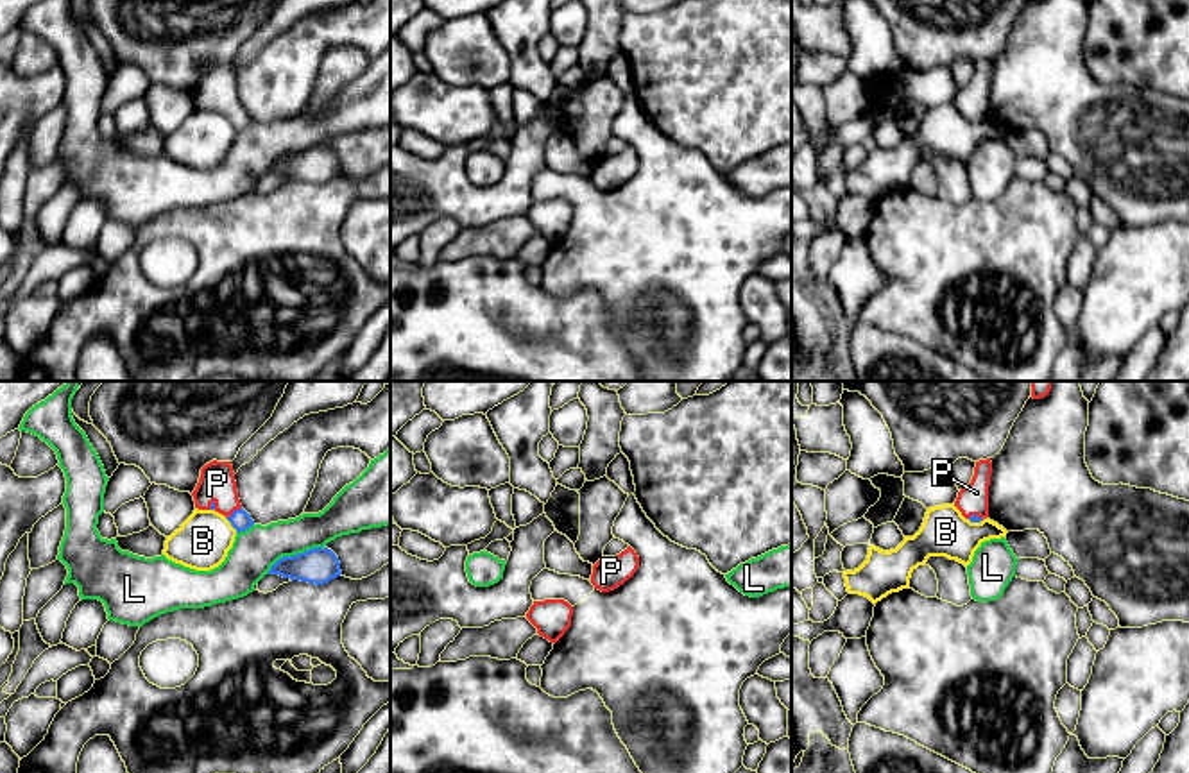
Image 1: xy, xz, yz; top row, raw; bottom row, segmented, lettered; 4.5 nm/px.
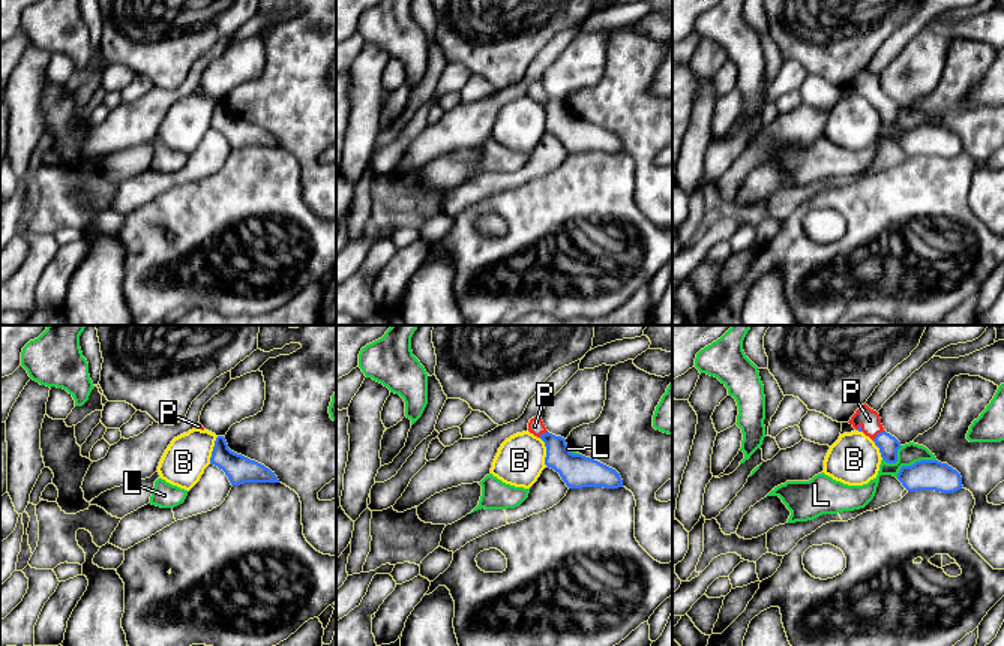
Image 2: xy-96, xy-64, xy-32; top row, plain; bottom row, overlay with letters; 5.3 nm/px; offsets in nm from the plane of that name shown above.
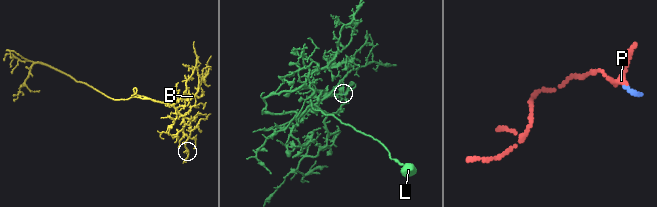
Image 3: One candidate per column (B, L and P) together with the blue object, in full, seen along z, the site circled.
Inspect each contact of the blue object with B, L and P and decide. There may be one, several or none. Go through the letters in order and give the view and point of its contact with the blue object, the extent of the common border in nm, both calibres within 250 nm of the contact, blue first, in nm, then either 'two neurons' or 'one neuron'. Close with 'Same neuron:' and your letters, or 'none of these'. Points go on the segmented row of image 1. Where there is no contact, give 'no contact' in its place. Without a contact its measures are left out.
B: xy (231, 525) | 90 nm | 90/240 nm | two neurons
L: xy (294, 555) | 280 nm | 160/200 nm | two neurons
P: xy (235, 510) | 90 nm | 90/160 nm | one neuron
Same neuron: P

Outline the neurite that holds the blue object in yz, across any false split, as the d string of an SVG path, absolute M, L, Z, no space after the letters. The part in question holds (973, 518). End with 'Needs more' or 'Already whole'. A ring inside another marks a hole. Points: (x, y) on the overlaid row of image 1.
M990 458L976 462L971 483L958 492L954 506L971 522L981 522L988 517L988 485L992 462Z. Needs more

